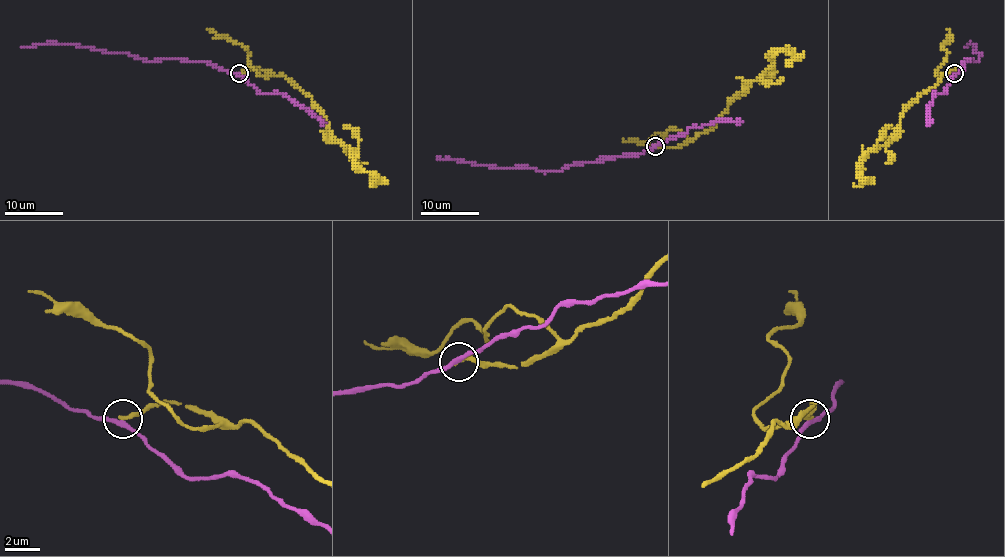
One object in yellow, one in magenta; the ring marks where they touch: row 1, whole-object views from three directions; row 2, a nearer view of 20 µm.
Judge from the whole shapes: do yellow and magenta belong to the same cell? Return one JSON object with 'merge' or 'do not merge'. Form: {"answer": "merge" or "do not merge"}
{"answer": "do not merge"}

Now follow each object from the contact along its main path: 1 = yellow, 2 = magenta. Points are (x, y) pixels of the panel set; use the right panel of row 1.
1: (955, 74), (956, 68), (917, 98), (904, 111), (901, 129), (860, 161), (859, 175), (866, 183), (872, 177)
2: (955, 74), (969, 59), (977, 61), (979, 53), (975, 52), (972, 43), (965, 47)

